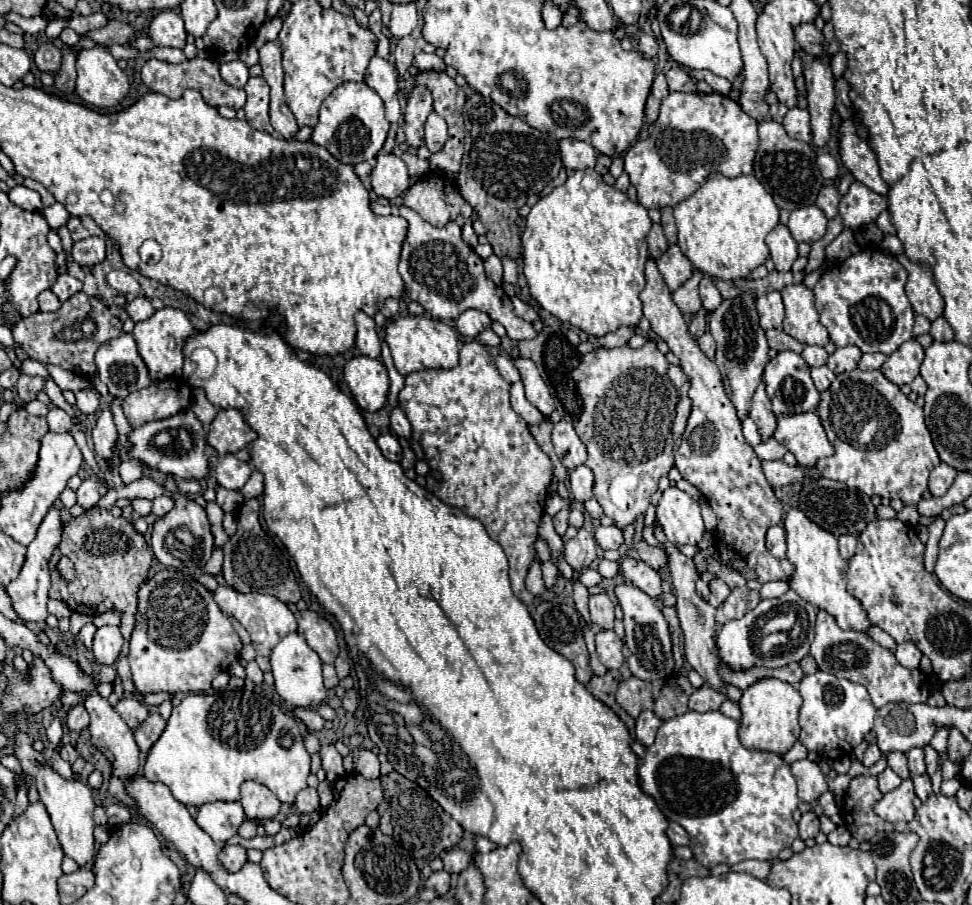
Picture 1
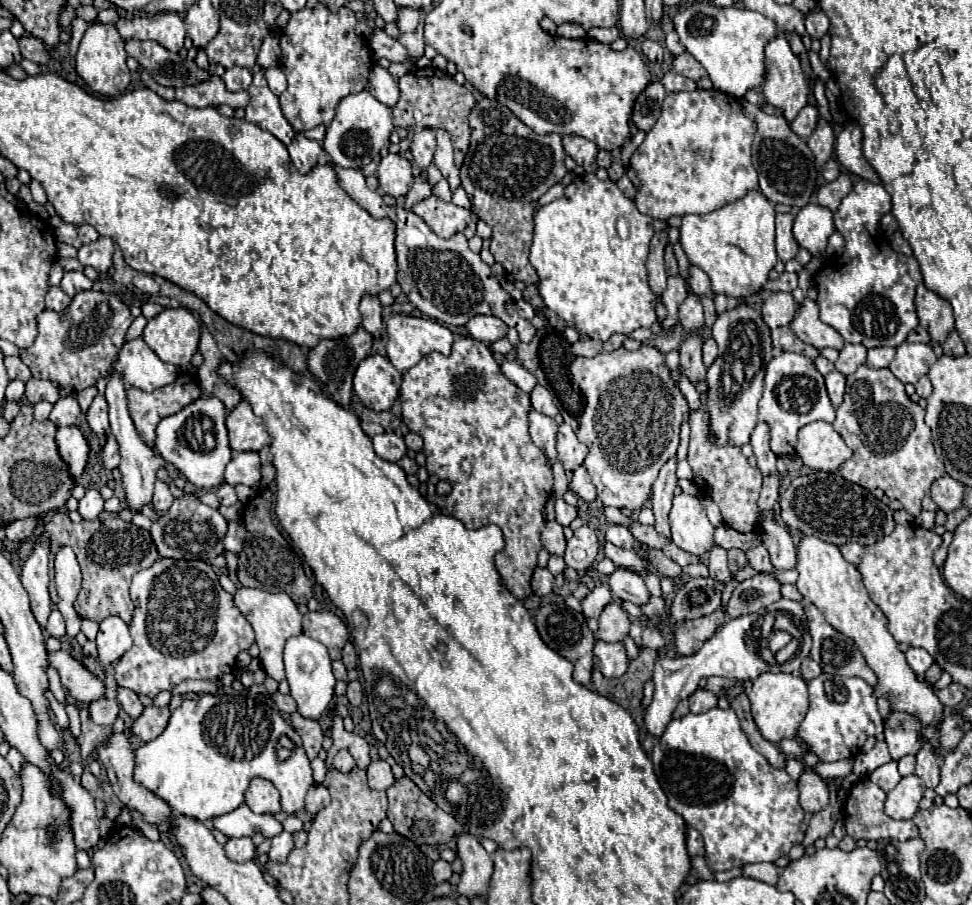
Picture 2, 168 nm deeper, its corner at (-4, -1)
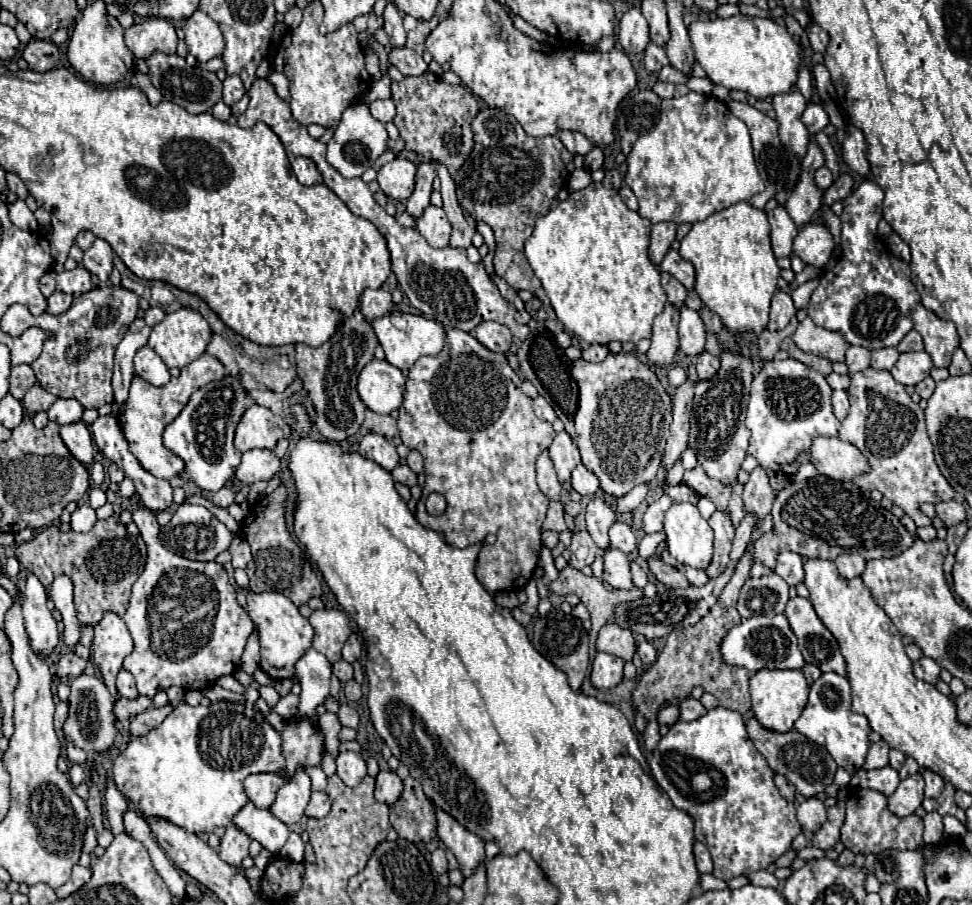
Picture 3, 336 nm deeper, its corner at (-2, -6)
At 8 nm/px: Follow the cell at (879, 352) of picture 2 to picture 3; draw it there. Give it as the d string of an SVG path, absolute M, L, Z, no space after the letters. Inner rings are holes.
M885 347L885 349L877 349L871 353L871 367L881 371L881 369L891 369L895 365L899 357L899 351L895 347Z

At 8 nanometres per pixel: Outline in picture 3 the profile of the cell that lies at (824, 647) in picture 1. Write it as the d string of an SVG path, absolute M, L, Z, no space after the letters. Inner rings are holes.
M803 597L791 599L785 607L785 615L799 639L799 649L807 663L817 665L823 673L829 673L829 671L837 675L847 673L845 657L841 655L835 637L821 623L809 599L803 599Z

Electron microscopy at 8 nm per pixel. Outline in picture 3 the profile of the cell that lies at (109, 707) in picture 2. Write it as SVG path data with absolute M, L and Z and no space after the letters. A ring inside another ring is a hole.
M137 697L135 701L125 701L125 699L117 699L115 707L113 707L113 715L117 721L127 721L129 717L145 711L147 707L151 707L151 699L149 697Z

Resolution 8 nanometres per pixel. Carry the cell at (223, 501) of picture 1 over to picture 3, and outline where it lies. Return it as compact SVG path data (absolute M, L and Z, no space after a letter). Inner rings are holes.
M223 487L223 489L219 489L217 493L213 493L211 501L213 501L215 505L219 505L219 507L229 507L229 505L233 503L233 495L235 495L235 491L233 491L233 489Z

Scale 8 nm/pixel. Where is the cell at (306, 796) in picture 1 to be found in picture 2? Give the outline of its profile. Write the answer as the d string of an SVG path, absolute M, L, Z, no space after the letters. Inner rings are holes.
M313 784L307 792L307 798L305 798L305 810L309 814L317 814L321 808L325 808L327 804L331 802L329 798L329 790L323 786L323 784Z

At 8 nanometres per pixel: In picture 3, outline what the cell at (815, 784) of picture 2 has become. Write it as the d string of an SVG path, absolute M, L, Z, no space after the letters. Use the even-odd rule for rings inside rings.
M809 797L801 805L797 805L797 819L799 819L801 827L809 829L813 833L823 825L825 813L827 813L827 807L817 797Z

